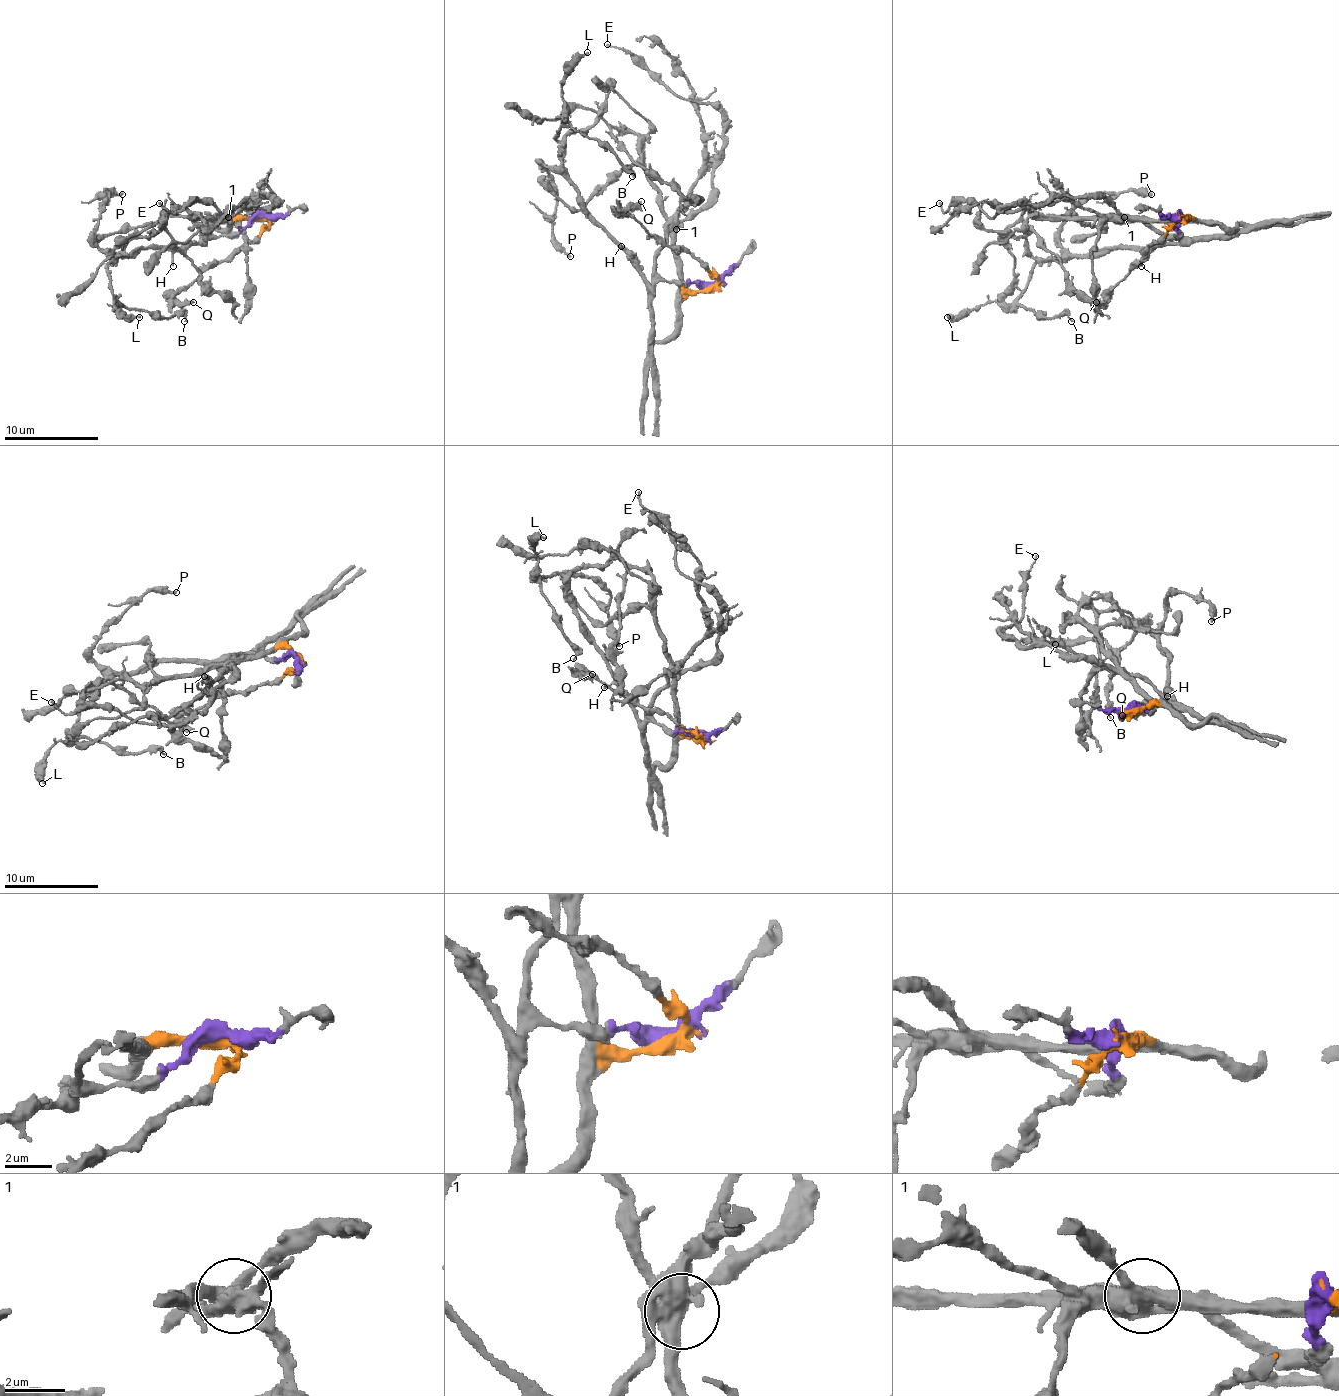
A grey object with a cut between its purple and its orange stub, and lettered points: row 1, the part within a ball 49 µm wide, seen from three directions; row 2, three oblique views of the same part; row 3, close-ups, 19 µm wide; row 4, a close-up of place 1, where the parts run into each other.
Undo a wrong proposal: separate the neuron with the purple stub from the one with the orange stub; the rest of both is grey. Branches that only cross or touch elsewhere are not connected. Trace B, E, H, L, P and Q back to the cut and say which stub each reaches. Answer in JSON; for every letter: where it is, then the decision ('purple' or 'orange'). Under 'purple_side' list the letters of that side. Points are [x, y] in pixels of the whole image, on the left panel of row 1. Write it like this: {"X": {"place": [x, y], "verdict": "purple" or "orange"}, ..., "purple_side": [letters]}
{"B": {"place": [184, 321], "verdict": "purple"}, "E": {"place": [159, 203], "verdict": "orange"}, "H": {"place": [173, 266], "verdict": "purple"}, "L": {"place": [139, 317], "verdict": "purple"}, "P": {"place": [122, 194], "verdict": "purple"}, "Q": {"place": [193, 302], "verdict": "orange"}, "purple_side": ["B", "H", "L", "P"]}

